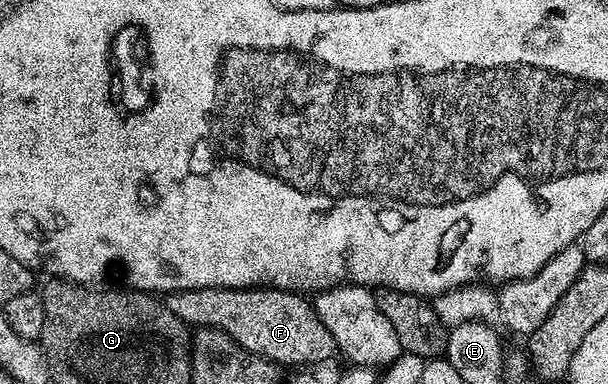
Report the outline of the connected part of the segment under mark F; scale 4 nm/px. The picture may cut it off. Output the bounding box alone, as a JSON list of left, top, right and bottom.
[165,287,336,367]

